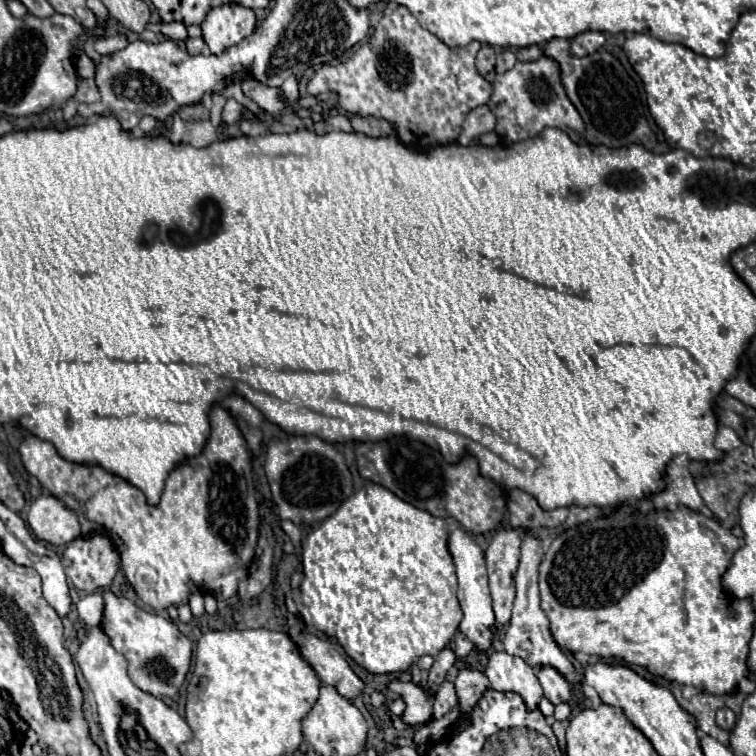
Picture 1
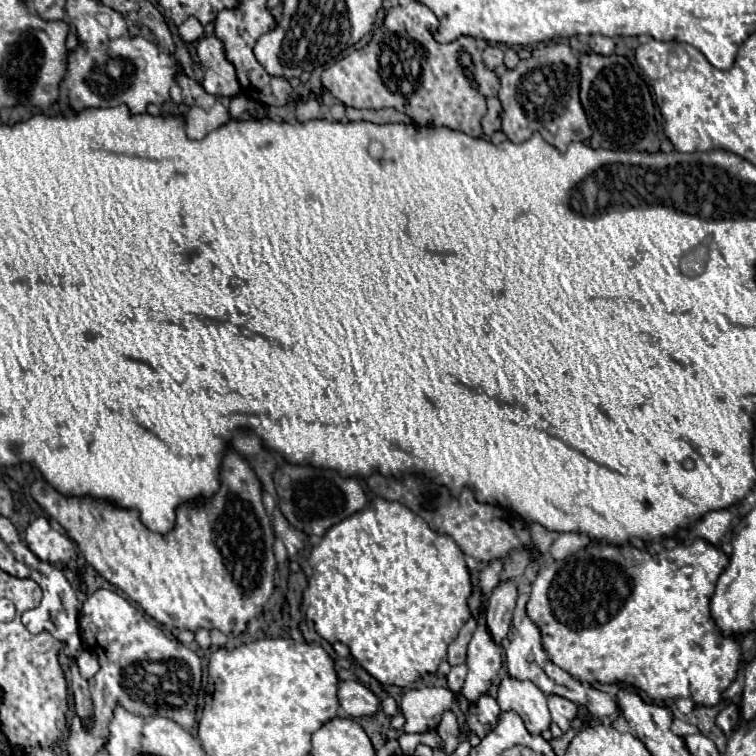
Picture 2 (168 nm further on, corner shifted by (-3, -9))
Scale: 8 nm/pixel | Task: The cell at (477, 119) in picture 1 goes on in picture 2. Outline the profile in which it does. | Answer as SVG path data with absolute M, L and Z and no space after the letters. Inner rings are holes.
M497 98L487 100L487 114L483 116L481 126L483 126L483 132L487 136L491 136L497 130L501 130L501 104L499 104Z

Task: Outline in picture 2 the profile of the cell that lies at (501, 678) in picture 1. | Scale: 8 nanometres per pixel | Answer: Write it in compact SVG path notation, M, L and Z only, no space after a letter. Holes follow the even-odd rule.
M509 674L503 676L497 690L497 704L501 710L515 710L531 734L541 734L551 724L547 698L533 682L517 680Z

